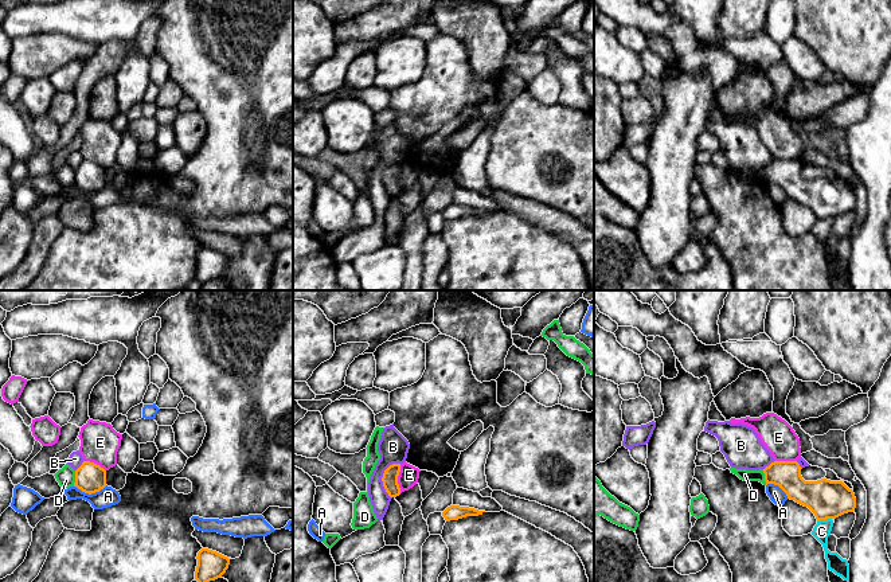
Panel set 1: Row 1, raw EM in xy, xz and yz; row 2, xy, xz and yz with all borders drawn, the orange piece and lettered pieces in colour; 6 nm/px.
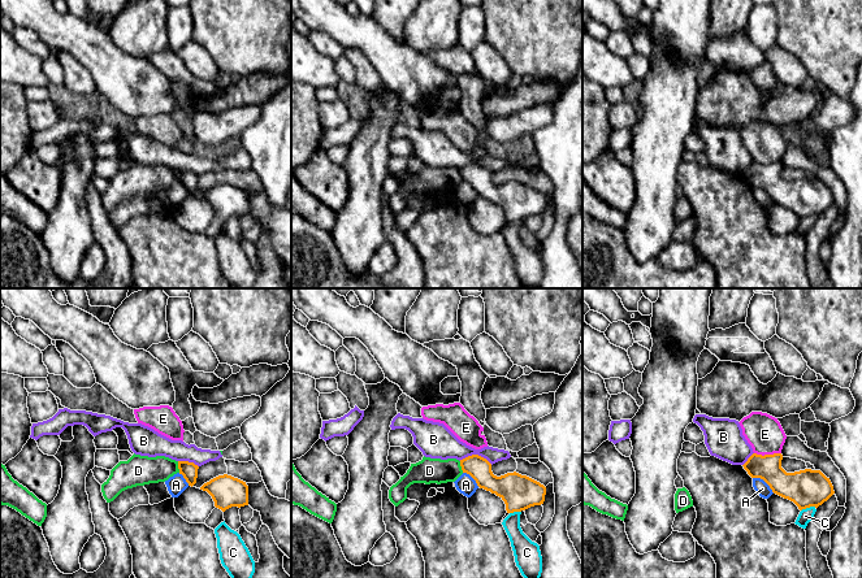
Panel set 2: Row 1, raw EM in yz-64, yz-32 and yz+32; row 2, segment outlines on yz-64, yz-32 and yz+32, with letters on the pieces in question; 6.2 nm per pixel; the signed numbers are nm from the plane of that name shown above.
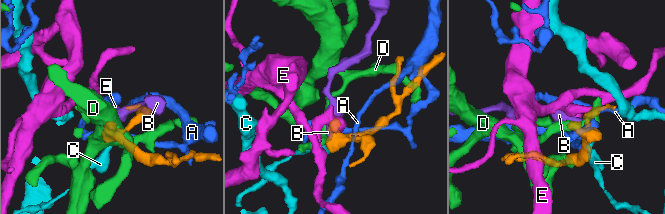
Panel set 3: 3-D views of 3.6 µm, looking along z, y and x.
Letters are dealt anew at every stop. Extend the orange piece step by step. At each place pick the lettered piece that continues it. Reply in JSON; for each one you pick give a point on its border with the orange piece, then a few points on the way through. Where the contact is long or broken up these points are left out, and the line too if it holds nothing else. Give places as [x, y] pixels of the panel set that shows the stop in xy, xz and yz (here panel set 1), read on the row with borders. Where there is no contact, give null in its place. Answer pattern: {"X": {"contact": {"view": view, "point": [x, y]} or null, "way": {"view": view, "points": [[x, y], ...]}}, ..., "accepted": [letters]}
{"accepted": []}

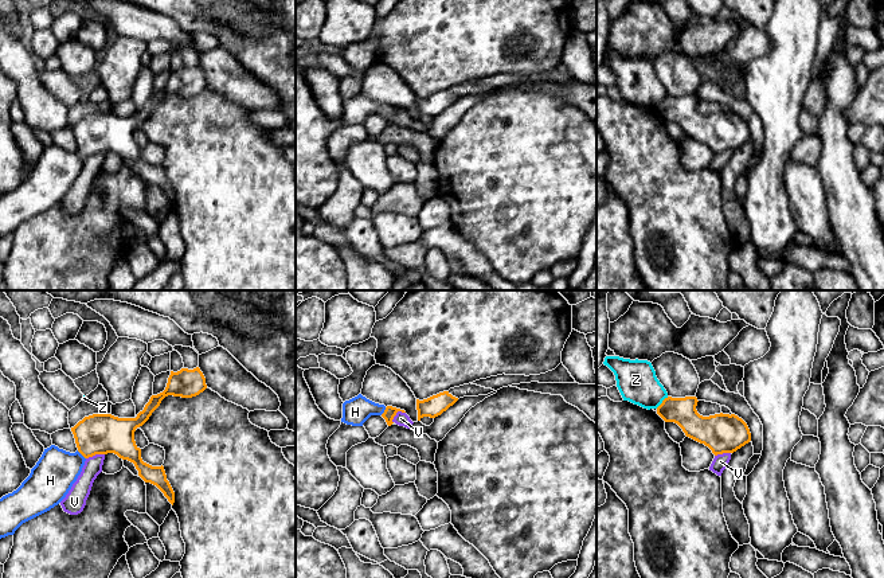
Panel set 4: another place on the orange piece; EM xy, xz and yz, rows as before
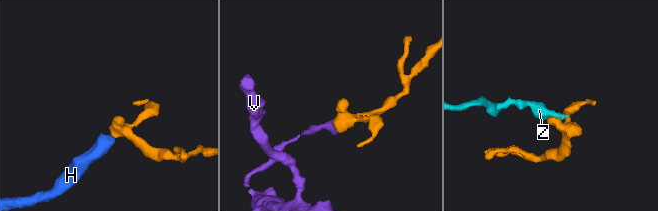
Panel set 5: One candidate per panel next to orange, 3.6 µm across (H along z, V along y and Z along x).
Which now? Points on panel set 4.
{"H": {"contact": {"view": "xy", "point": [81, 453]}, "way": {"view": "xy", "points": [[100, 433], [81, 453], [50, 480]]}}, "accepted": ["H"]}

